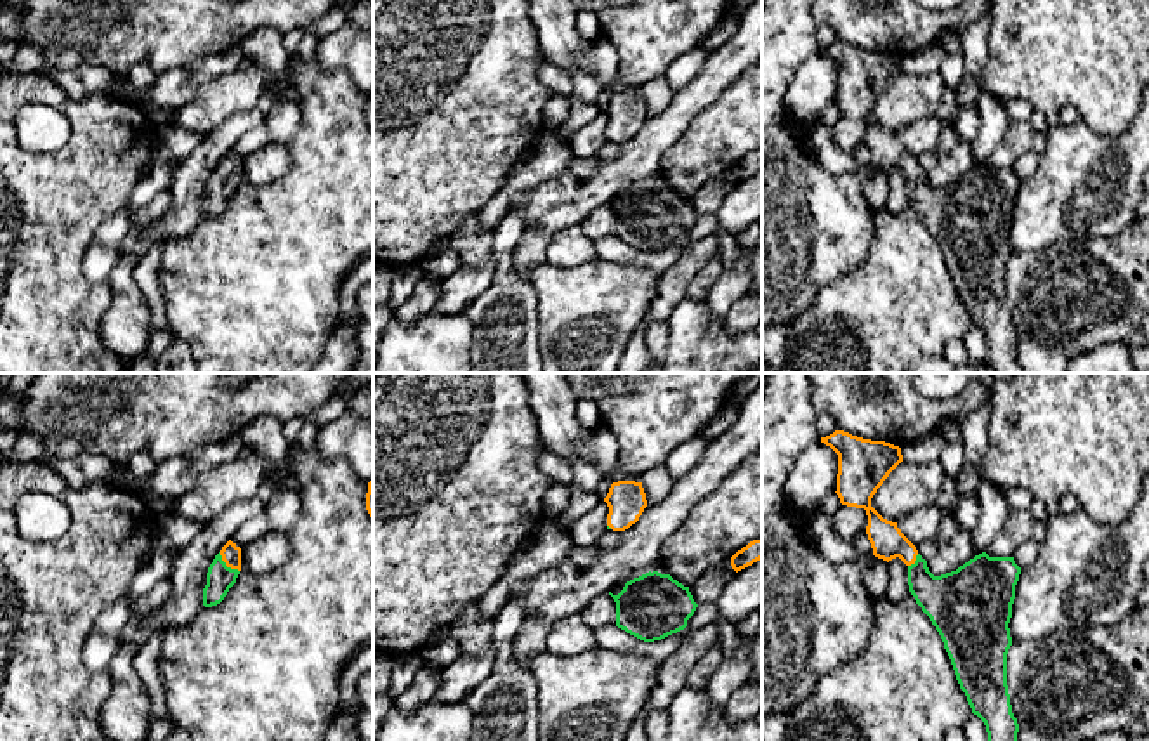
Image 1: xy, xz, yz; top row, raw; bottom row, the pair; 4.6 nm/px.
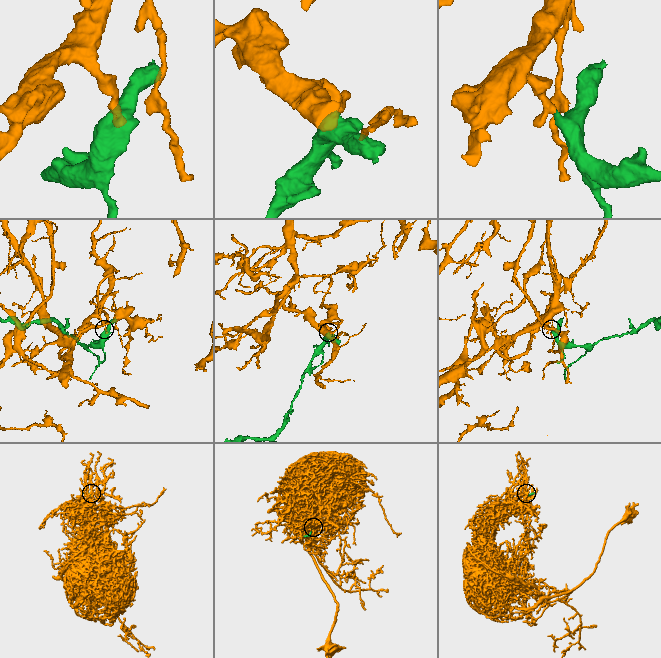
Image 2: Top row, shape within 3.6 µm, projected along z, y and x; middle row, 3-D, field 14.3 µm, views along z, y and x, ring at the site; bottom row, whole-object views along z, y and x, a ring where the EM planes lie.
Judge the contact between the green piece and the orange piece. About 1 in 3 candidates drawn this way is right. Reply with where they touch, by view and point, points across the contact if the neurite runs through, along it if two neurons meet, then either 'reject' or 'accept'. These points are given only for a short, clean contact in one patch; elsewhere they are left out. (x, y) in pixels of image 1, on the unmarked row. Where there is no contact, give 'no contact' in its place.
meets green in xy at (224, 176); runs through xy (219, 190), (224, 176), (231, 165); accept

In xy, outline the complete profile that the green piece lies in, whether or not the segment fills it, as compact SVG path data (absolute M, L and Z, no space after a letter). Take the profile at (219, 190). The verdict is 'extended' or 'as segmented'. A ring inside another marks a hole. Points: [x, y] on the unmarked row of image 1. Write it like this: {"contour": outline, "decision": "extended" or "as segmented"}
{"contour": "M231 151L215 167L207 184L203 217L212 219L224 212L241 182L241 160Z", "decision": "extended"}

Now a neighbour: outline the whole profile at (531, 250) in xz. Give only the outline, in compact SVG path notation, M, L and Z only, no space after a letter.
M526 227L517 250L510 255L514 271L524 279L531 281L531 269L547 262L547 248L550 234L538 227Z

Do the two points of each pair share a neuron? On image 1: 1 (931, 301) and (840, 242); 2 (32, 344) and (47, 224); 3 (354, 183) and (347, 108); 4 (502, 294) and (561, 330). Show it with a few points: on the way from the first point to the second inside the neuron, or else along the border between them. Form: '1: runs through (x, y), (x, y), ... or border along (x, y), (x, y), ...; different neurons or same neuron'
1: border along (873, 217), (868, 257), (832, 280); different neurons
2: runs through (32, 314), (32, 254); same neuron
3: runs through (347, 163), (347, 127); same neuron
4: border along (530, 281), (537, 297), (537, 349), (542, 354); different neurons

